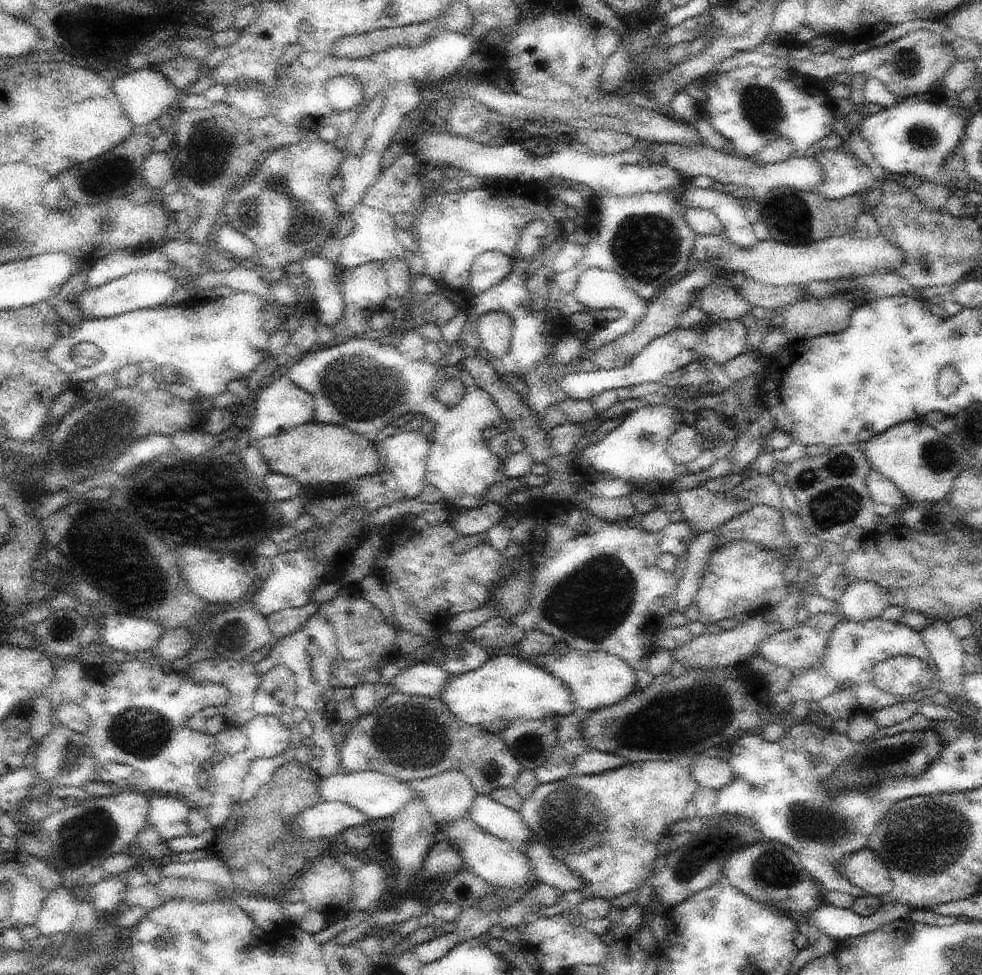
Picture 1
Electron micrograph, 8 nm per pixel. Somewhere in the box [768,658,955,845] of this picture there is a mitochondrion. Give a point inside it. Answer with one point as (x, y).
(806, 818)

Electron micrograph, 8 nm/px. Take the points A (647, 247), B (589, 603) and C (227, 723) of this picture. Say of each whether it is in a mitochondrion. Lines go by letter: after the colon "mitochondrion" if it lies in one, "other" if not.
A: mitochondrion
B: mitochondrion
C: other

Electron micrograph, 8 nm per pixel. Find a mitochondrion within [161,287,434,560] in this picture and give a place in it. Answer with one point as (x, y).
(355, 393)

